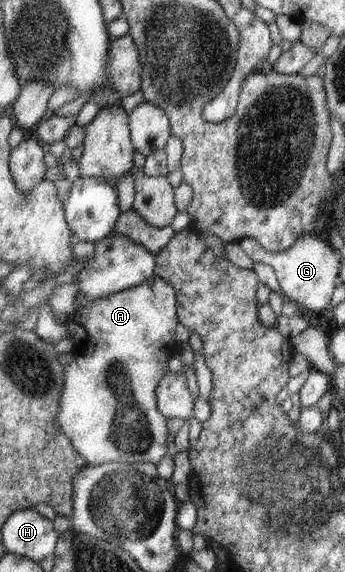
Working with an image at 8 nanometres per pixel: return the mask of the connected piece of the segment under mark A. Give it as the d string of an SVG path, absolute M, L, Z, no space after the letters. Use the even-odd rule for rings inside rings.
M154 276L141 286L83 304L80 322L87 332L85 341L87 346L86 350L80 350L74 354L74 360L66 364L66 378L62 387L60 406L58 406L58 416L54 421L58 423L58 433L62 433L62 436L66 435L73 447L77 449L78 455L86 459L86 462L92 466L106 463L152 463L156 465L162 464L162 460L166 460L166 456L170 456L170 444L174 444L175 438L170 436L169 417L163 414L157 406L156 390L161 380L165 378L166 374L169 374L168 360L178 353L182 344L178 342L178 324L181 323L181 318L177 316L175 292L176 290L168 281Z

